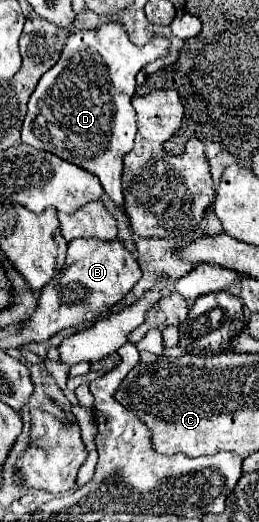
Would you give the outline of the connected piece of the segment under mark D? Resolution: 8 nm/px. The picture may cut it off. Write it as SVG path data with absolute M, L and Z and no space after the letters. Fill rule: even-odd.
M110 21L96 29L78 31L72 37L68 37L68 43L58 59L58 63L42 75L38 81L36 91L32 93L28 101L28 113L22 125L22 143L28 143L36 149L50 151L94 175L98 175L104 193L114 201L114 205L124 213L126 219L130 219L124 195L120 187L120 175L122 175L122 159L126 153L132 151L134 135L136 135L136 111L132 107L132 95L136 85L136 73L150 61L163 58L169 50L170 42L155 35L151 40L151 48L140 48L134 45L126 33L126 27L122 23Z

